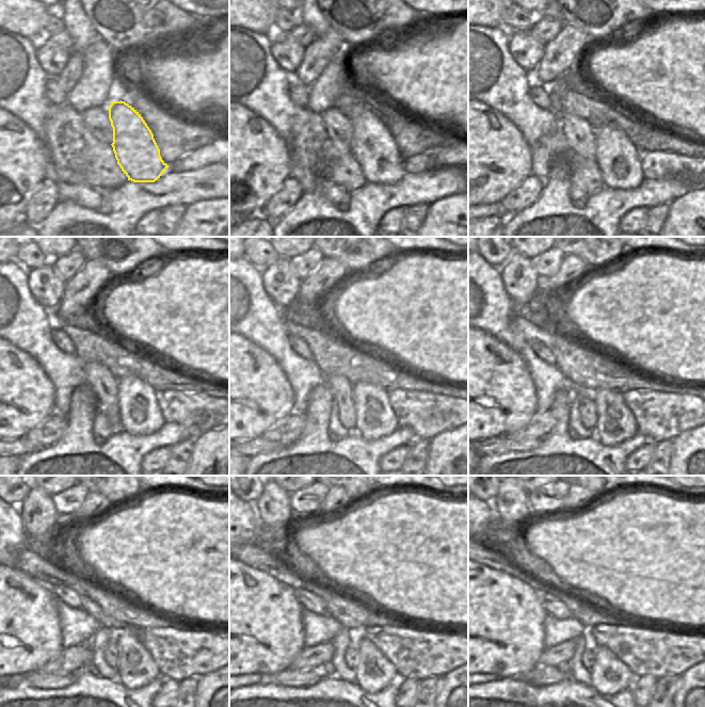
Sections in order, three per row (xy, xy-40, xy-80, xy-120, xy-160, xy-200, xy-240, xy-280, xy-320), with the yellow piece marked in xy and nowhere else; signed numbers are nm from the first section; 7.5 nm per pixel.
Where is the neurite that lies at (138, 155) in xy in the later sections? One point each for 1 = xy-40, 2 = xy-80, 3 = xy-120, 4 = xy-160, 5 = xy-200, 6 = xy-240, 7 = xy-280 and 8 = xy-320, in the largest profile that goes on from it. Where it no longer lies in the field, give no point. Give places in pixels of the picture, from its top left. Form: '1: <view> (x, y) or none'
1: xy-40 (373, 147)
2: xy-80 (619, 161)
3: xy-120 (140, 415)
4: xy-160 (374, 417)
5: xy-200 (615, 423)
6: xy-240 (135, 668)
7: xy-280 (373, 671)
8: xy-320 (609, 676)

